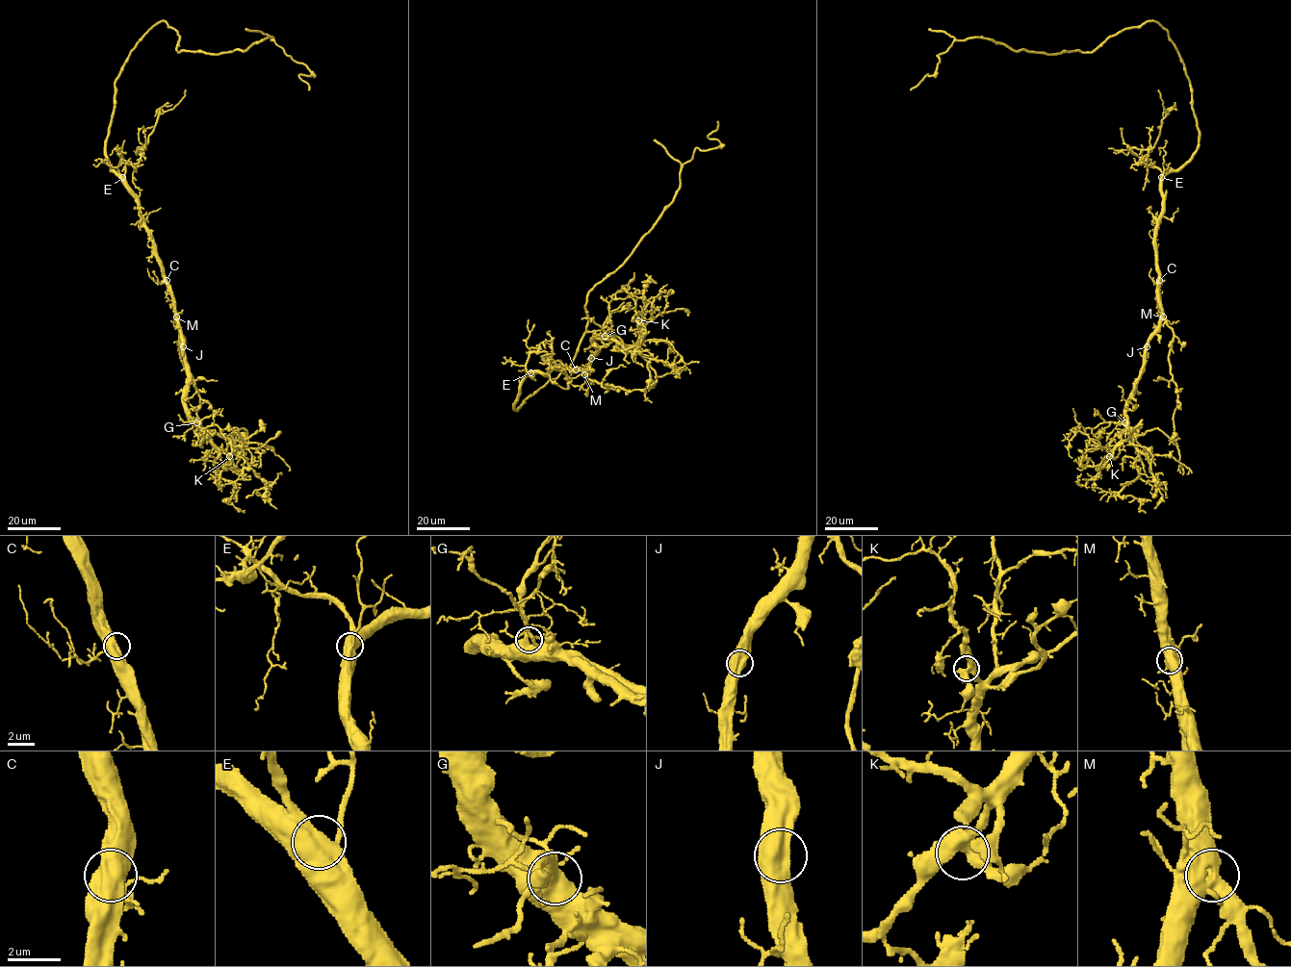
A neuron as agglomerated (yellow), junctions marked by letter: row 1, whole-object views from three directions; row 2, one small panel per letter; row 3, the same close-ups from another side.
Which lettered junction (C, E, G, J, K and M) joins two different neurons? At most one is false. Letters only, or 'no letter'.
no letter

